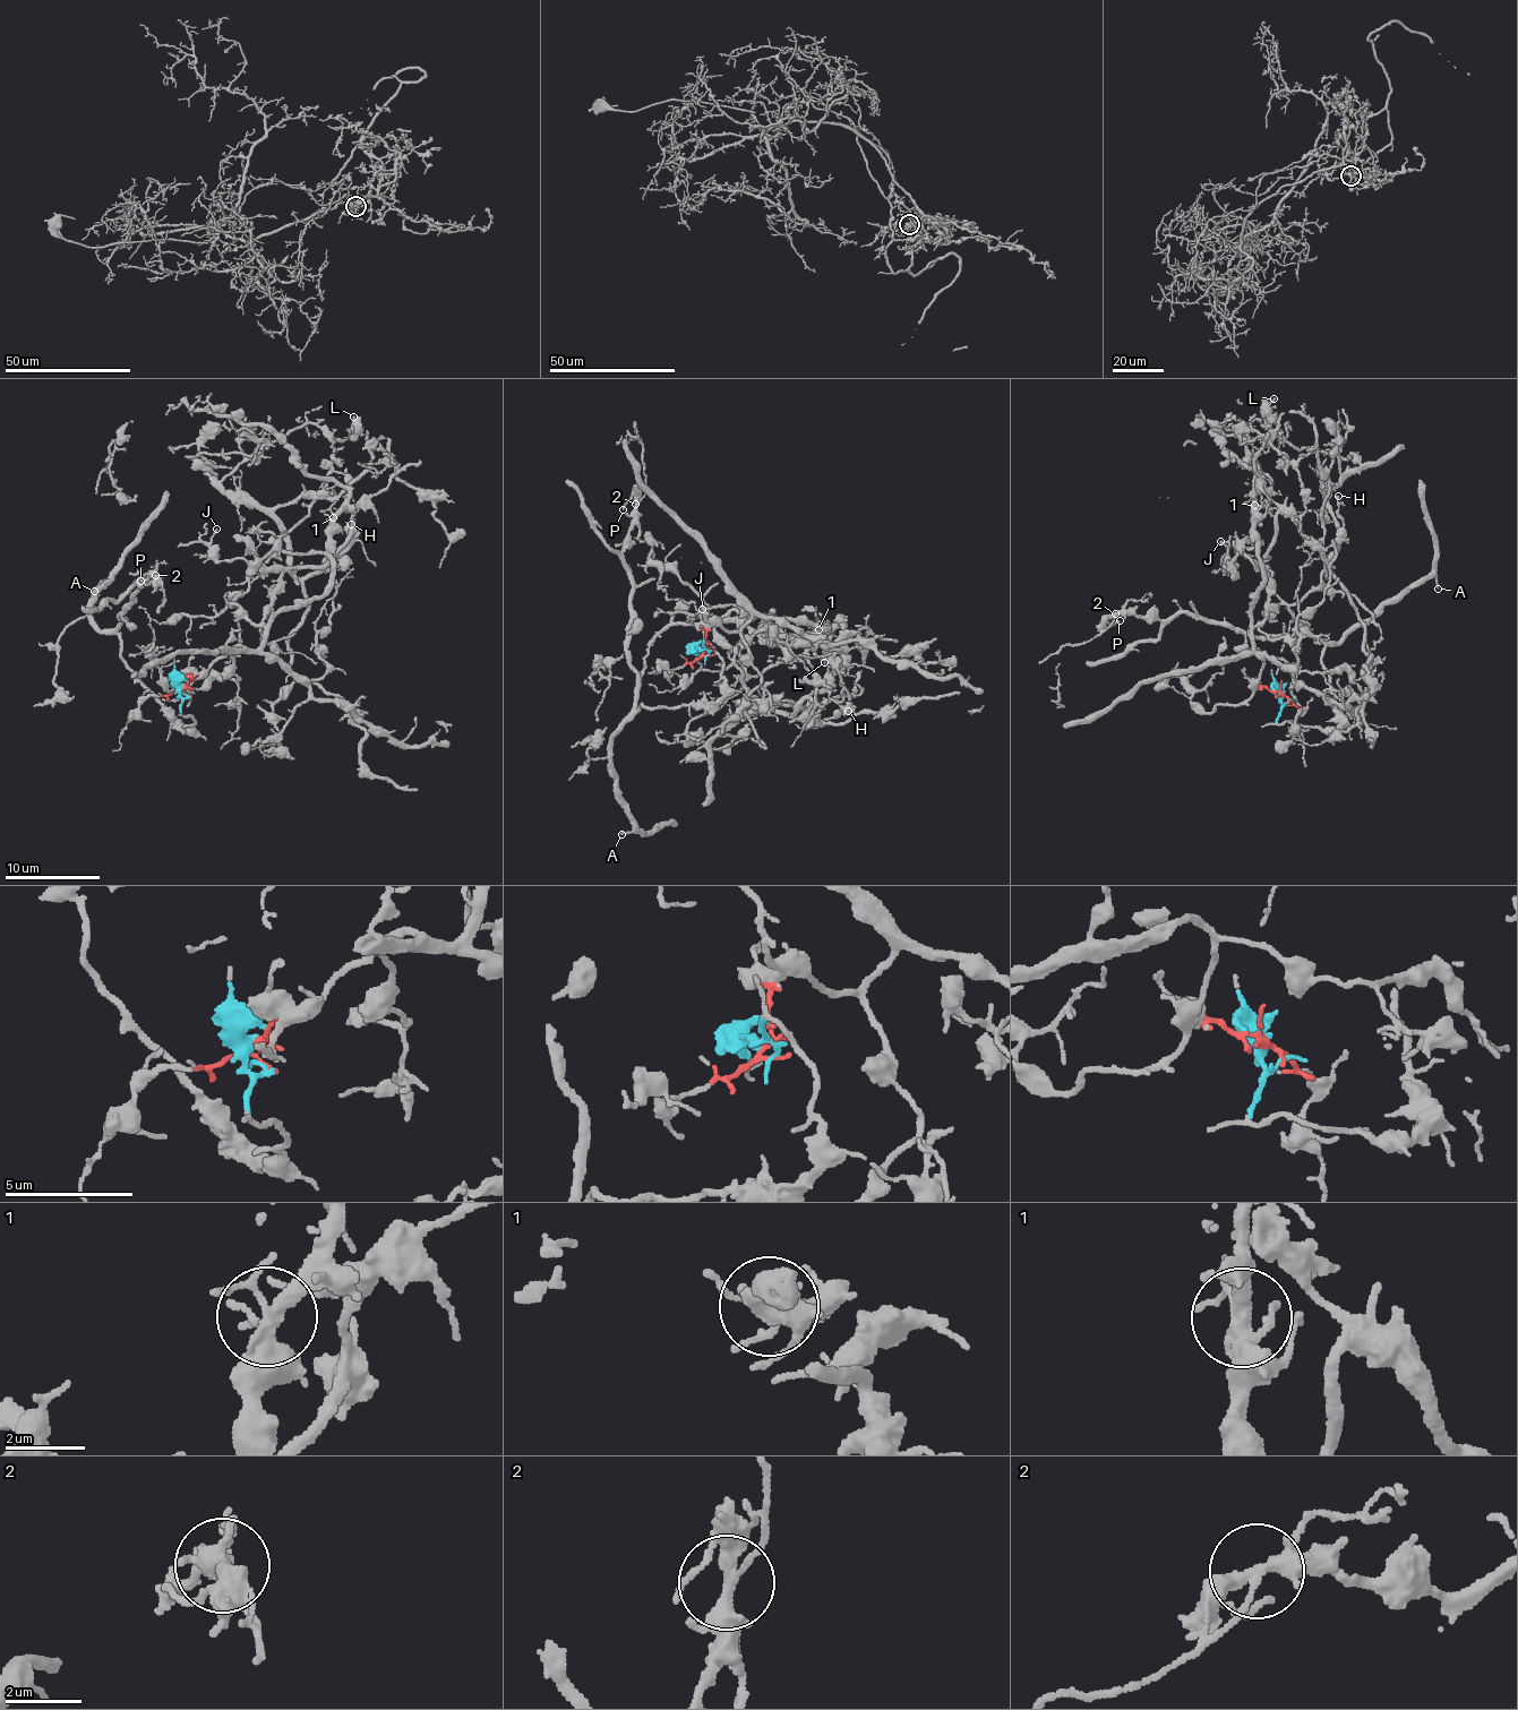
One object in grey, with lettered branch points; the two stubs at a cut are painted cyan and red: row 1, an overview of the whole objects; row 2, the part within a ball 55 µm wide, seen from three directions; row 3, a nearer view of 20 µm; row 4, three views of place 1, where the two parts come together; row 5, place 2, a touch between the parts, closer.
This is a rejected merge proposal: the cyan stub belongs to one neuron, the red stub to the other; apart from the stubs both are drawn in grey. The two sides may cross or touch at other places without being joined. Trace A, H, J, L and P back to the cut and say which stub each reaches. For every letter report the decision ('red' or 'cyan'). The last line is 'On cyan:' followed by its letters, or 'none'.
A: cyan
H: red
J: red
L: red
P: cyan
On cyan: A, P

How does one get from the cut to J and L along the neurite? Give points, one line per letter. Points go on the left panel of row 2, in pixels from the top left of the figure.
J: (183, 687), (226, 654), (255, 650), (272, 619), (317, 600), (331, 576), (322, 552), (219, 561), (217, 527)
L: (183, 687), (331, 576), (348, 491), (245, 429), (268, 443), (317, 423), (342, 441), (352, 417)

